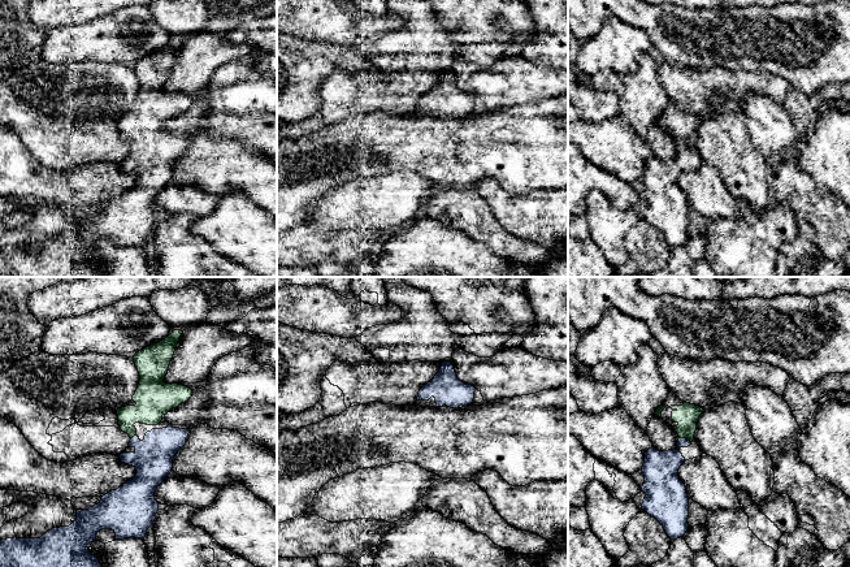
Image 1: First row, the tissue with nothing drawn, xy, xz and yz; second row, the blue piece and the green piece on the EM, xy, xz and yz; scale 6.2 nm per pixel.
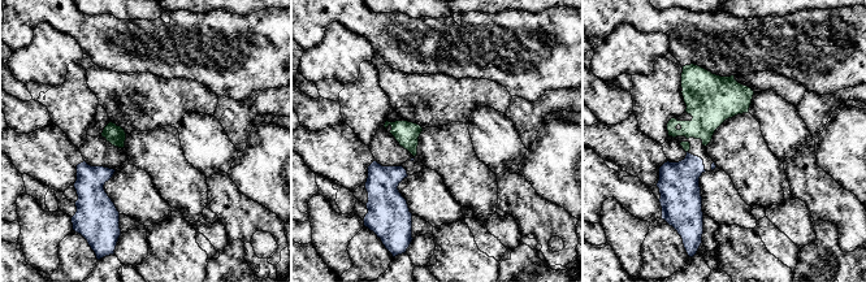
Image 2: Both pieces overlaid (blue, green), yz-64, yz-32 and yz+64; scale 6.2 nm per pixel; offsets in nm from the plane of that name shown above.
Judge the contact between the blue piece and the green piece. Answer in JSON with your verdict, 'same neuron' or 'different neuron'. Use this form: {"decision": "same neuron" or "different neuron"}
{"decision": "same neuron"}

